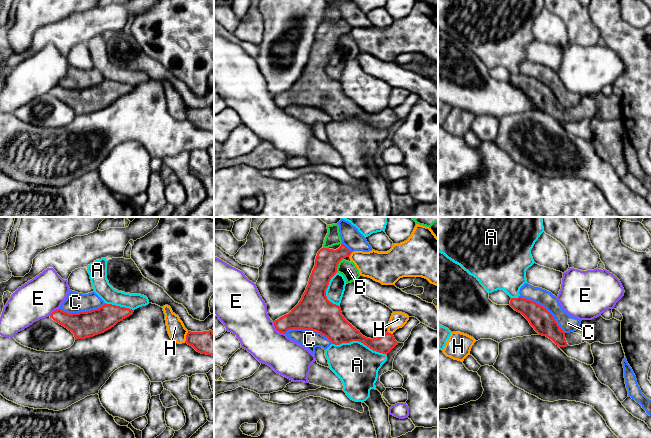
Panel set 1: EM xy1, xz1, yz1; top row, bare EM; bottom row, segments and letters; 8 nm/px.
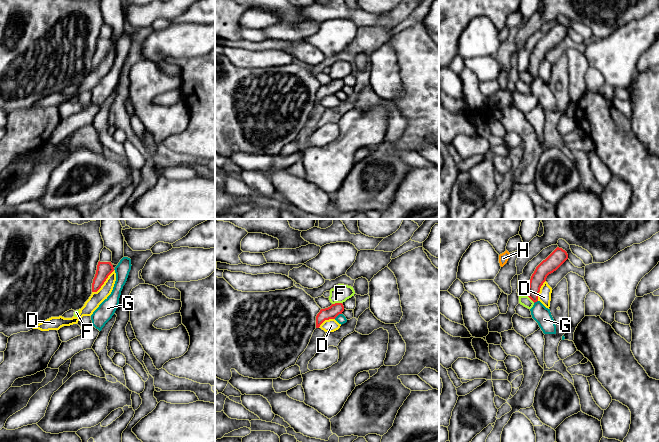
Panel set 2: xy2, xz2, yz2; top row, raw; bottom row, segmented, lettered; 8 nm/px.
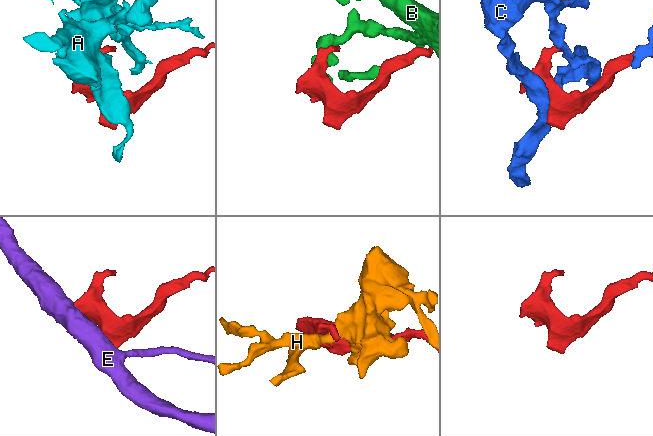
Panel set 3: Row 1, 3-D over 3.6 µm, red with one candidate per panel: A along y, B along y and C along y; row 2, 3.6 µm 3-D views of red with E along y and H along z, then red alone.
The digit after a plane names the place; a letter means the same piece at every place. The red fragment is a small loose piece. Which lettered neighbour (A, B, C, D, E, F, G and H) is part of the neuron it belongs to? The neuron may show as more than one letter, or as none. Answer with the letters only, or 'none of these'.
none of these

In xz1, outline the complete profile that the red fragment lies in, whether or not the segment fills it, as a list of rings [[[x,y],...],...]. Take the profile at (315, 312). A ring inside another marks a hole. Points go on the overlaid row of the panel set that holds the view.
[[[344,244],[336,250],[321,248],[301,300],[288,314],[275,320],[274,326],[284,334],[291,329],[316,331],[335,345],[359,341],[373,351],[387,355],[398,345],[393,334],[386,332],[373,339],[363,336],[344,318],[340,306],[327,299],[326,290],[337,273],[339,262],[351,253]]]

